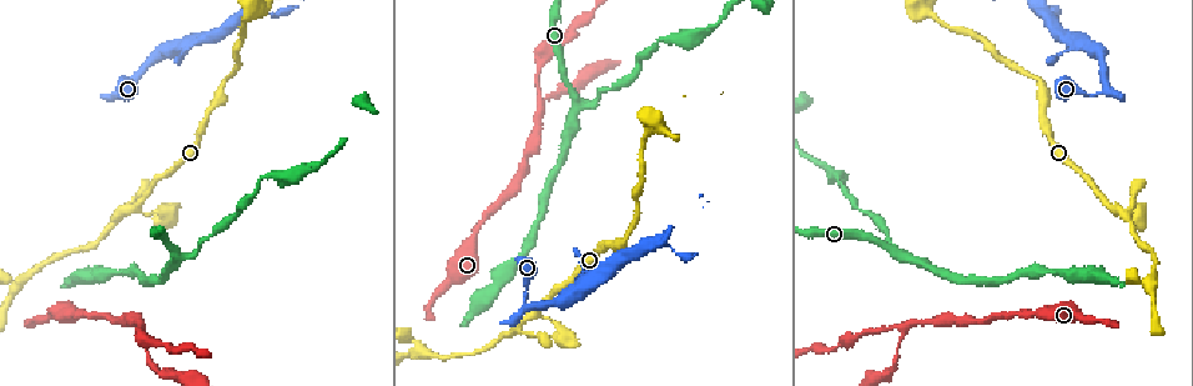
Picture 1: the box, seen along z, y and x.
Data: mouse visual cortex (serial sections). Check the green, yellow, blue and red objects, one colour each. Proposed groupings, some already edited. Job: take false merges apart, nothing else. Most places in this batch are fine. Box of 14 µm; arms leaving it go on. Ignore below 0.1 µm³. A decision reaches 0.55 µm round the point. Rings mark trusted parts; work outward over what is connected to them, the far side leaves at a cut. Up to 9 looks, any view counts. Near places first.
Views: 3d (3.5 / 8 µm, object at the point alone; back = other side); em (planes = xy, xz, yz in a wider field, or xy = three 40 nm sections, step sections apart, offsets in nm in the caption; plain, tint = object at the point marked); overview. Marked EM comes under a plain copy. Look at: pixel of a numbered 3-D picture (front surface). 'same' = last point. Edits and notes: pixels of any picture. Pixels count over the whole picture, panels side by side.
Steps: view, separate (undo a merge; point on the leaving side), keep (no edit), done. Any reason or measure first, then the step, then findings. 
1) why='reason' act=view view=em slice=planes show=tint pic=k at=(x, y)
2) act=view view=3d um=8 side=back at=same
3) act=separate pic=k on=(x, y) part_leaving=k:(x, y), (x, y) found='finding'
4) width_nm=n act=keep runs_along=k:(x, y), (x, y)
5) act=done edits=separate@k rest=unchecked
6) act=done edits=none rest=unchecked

why='thin neck' act=view view=3d um=8 side=back pic=1 at=(1103, 92)

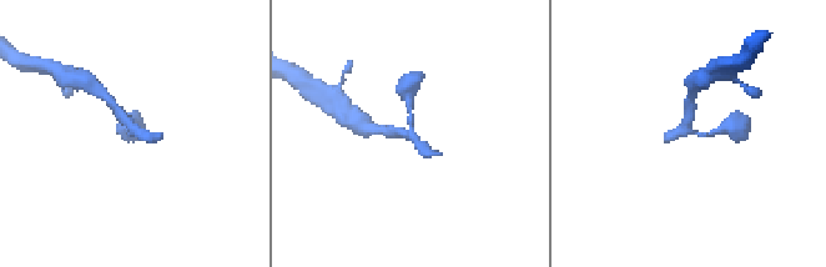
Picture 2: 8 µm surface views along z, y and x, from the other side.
why='now the EM' act=view view=em slice=xy step=1 show=tint pic=2 at=(693, 132)

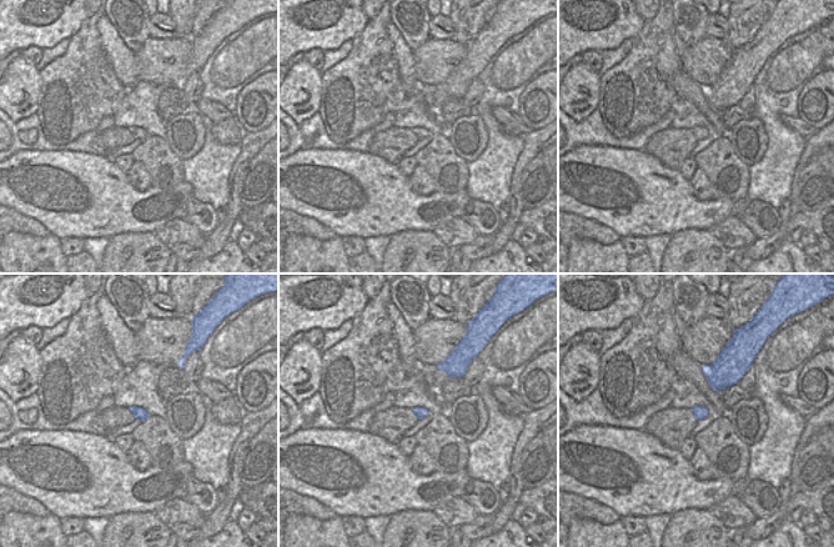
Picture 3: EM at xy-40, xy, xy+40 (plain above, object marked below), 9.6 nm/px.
act=keep runs_along=2:(408, 96), (409, 136), (392, 131) found='one cell here'

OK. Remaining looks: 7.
why='three-way junction' act=view view=3d um=8 side=back pic=1 at=(1122, 215)

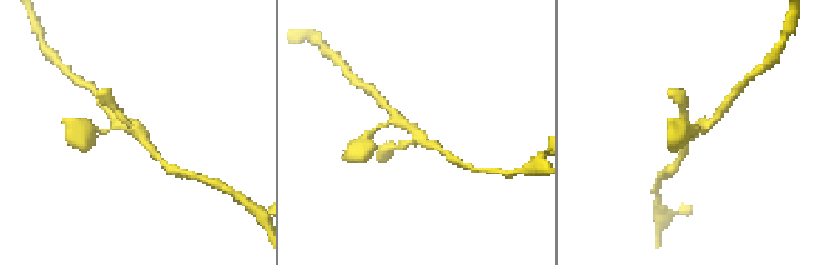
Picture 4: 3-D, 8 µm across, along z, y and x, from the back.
act=view view=3d um=3.5 pic=4 at=(421, 137)

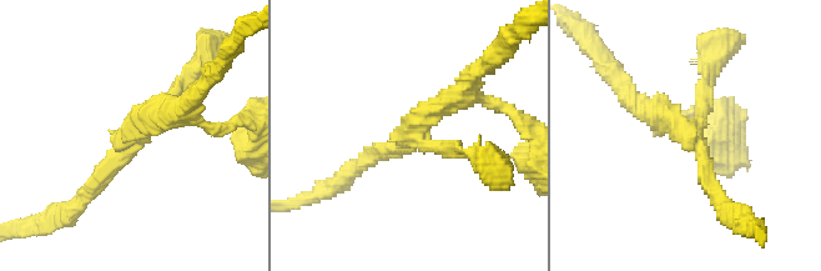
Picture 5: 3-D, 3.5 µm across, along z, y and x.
arms=3 arm_widths_nm=200,200,300 act=view view=em slice=xy step=1 show=tint pic=5 at=(683, 130)

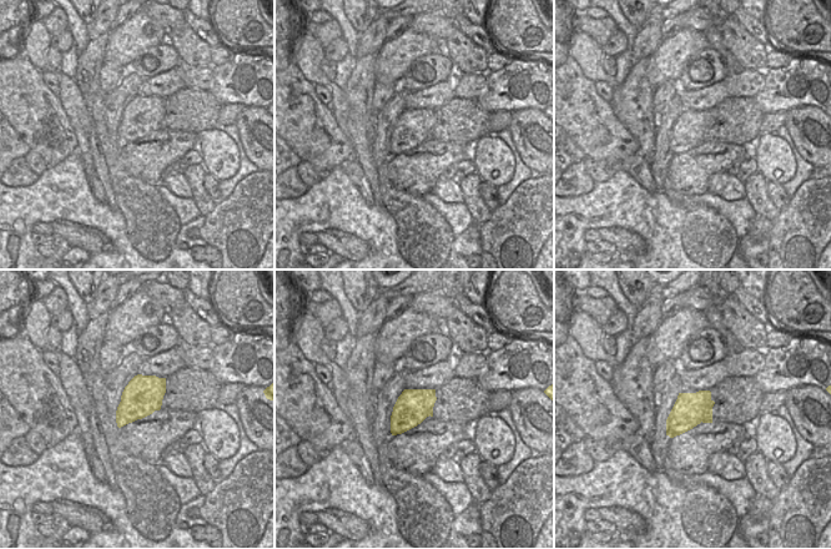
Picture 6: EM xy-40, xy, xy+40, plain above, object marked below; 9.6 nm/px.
act=keep runs_along=5:(190, 103), (136, 125), (86, 194) found='continuous, no second cell'

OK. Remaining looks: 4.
why='narrows sharply' act=view view=3d um=8 pic=1 at=(419, 351)

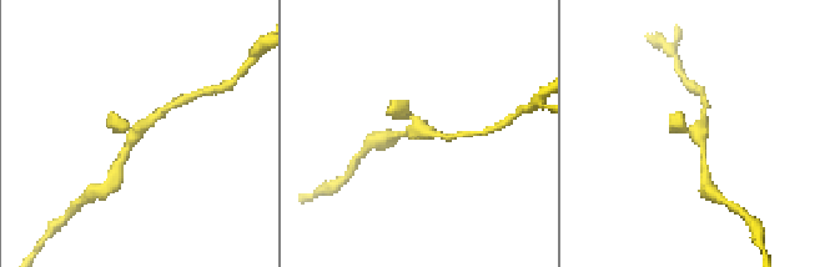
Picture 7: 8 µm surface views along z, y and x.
why='closer look' act=view view=3d um=3.5 pic=7 at=(416, 128)

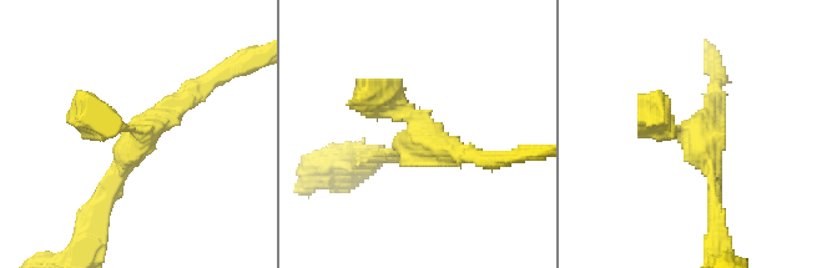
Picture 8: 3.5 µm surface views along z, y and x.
arms=3 arm_widths_nm=200,200,250 why='now the EM' act=view view=em slice=xy step=5 show=tint pic=8 at=(145, 129)

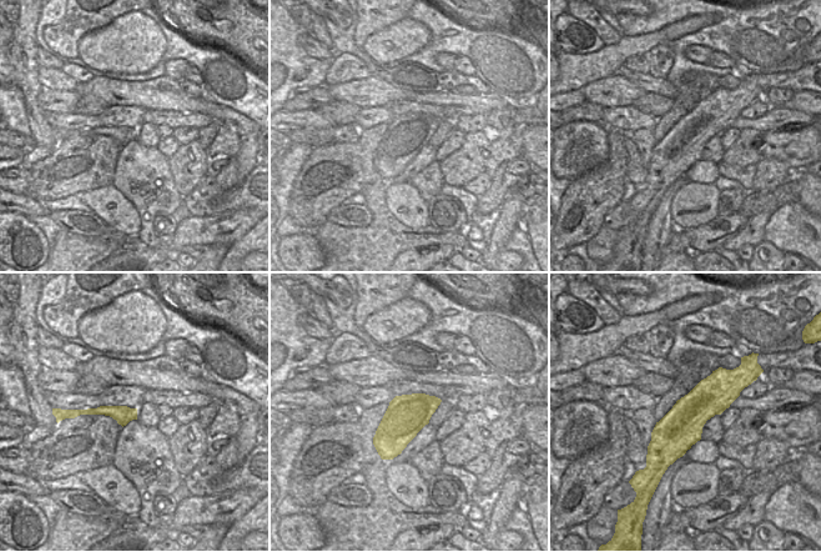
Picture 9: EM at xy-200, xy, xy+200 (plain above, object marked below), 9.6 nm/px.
act=keep runs_along=8:(210, 81), (137, 138), (106, 200) found='continuous, no second cell'

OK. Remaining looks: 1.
act=done edits=none rest=unchecked

